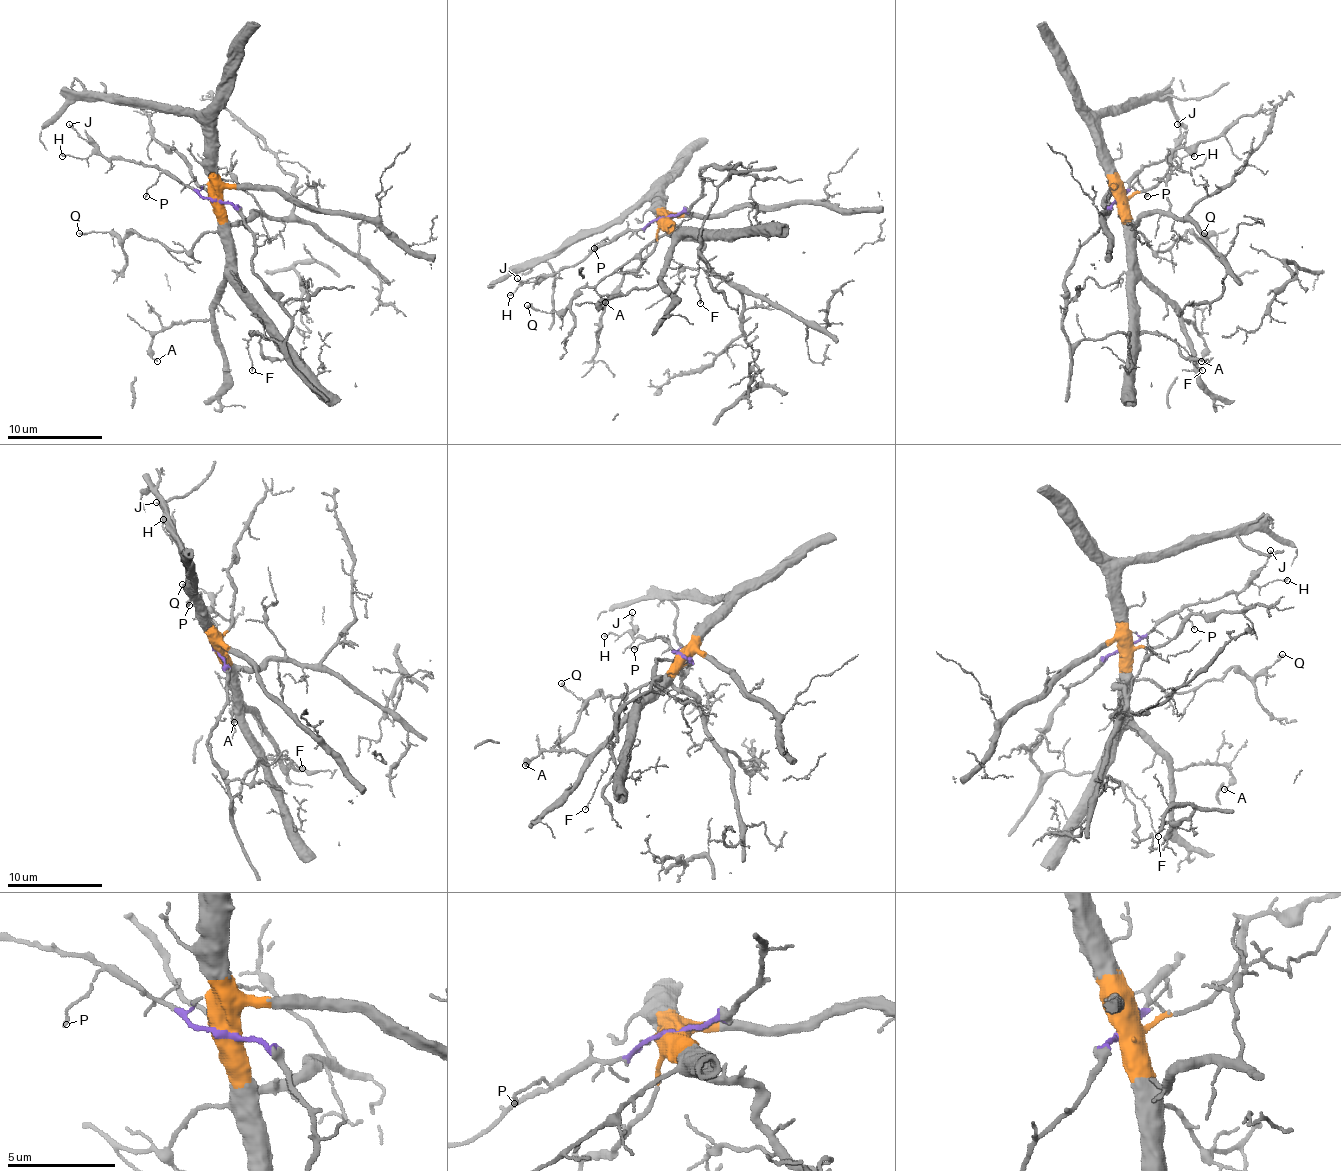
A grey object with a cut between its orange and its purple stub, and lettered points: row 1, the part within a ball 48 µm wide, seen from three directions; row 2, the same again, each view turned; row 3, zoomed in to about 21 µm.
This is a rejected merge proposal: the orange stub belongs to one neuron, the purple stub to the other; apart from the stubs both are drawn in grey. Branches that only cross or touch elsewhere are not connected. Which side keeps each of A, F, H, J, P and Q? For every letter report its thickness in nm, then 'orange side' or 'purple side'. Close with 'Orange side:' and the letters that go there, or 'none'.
A: 130 nm | orange side
F: 100 nm | purple side
H: 120 nm | purple side
J: 120 nm | purple side
P: 140 nm | purple side
Q: 170 nm | orange side
Orange side: A, Q

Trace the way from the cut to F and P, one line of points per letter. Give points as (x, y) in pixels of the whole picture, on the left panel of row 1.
F: (216, 199), (235, 209), (251, 232), (251, 268), (292, 320), (282, 344), (251, 332), (251, 370)
P: (216, 199), (201, 197), (194, 190), (161, 173), (149, 187), (147, 197)

